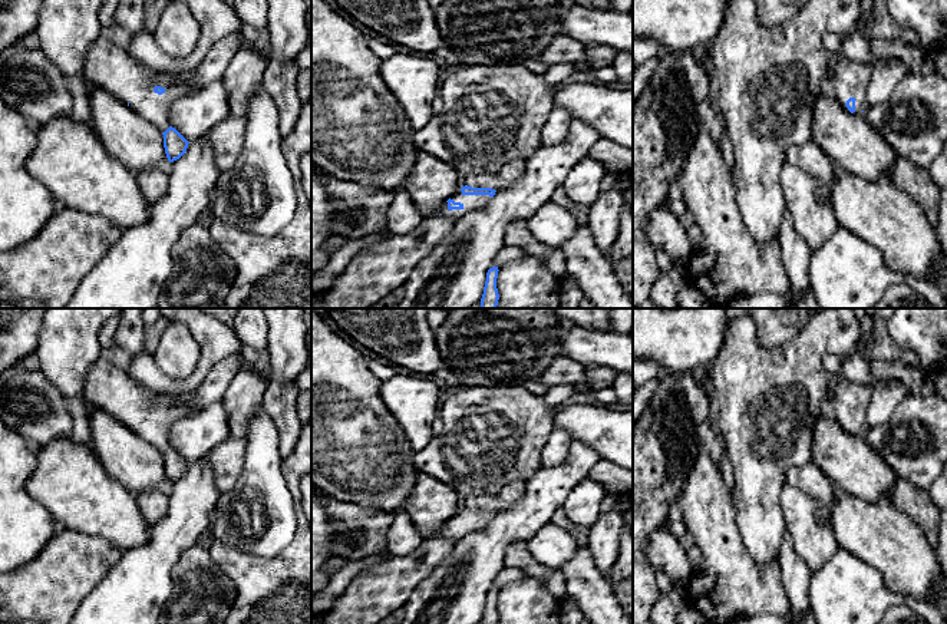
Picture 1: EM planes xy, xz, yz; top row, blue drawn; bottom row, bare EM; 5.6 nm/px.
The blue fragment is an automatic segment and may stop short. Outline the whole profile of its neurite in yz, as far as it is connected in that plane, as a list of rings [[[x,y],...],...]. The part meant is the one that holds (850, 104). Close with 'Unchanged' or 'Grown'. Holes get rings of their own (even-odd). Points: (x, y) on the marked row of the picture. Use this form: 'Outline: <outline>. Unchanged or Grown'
Outline: [[[835,56],[832,62],[834,98],[851,113],[862,113],[867,108],[865,93],[871,80],[871,66]]]. Grown

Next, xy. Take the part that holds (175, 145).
Outline: [[[102,34],[98,36],[90,46],[85,60],[85,80],[90,86],[100,88],[119,100],[125,102],[135,113],[158,126],[164,135],[164,148],[169,162],[179,159],[188,148],[188,141],[169,125],[169,106],[188,90],[175,83],[169,73],[155,72],[138,60],[135,60],[126,50],[118,47]]]. Grown

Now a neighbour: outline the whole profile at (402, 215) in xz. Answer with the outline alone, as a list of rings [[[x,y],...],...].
[[[399,191],[386,207],[386,227],[390,235],[403,235],[413,231],[423,217],[406,191]]]

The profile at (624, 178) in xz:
[[[606,168],[606,174],[616,175],[618,178],[620,186],[623,189],[624,202],[633,208],[633,191],[631,191],[633,172],[621,172],[614,168]]]

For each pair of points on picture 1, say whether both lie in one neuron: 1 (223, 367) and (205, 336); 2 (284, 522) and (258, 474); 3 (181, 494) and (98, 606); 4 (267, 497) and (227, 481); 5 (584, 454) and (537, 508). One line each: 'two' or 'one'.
1: two
2: one
3: one
4: two
5: one

